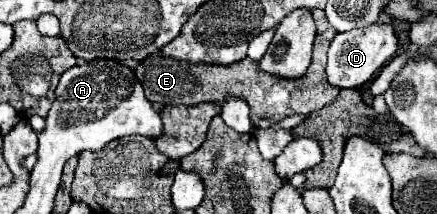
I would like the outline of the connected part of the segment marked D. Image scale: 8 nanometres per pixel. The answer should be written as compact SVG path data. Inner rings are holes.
M376 23L360 29L352 29L346 33L338 33L328 49L328 65L326 77L332 85L340 89L356 89L374 77L374 73L384 67L396 53L398 39L394 27L390 23Z

